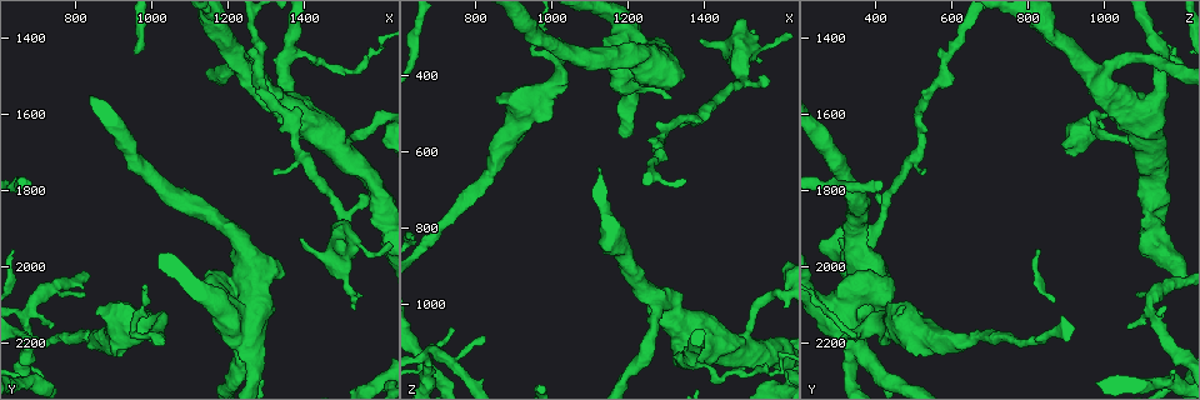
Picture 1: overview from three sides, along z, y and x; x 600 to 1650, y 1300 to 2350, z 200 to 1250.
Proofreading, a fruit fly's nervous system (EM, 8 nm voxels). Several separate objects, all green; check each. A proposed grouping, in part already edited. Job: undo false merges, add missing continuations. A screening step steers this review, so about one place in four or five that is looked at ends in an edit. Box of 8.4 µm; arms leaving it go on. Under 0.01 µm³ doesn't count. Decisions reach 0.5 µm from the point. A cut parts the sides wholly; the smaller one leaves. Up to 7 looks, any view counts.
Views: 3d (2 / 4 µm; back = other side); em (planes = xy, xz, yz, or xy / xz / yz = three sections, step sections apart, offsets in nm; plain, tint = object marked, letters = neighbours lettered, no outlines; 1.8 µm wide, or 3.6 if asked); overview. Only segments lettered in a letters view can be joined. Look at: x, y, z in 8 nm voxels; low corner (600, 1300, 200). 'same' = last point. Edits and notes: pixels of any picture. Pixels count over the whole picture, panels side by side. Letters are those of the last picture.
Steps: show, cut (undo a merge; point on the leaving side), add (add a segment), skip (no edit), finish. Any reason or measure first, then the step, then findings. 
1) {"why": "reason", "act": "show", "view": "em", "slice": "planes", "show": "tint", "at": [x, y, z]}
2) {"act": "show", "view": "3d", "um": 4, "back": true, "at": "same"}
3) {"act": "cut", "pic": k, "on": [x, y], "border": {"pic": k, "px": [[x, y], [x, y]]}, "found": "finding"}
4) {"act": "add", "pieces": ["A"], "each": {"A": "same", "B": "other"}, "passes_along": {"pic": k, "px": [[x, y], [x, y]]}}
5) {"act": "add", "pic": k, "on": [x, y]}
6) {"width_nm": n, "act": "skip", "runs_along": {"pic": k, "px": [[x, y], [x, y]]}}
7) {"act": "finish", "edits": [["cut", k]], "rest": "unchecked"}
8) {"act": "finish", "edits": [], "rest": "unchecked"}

{"why": "thin end", "act": "show", "view": "3d", "um": 4, "at": [825, 2080, 1080]}

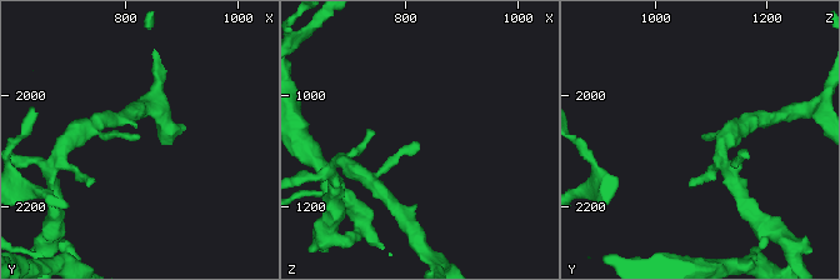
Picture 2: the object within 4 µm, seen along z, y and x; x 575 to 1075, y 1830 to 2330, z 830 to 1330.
{"why": "now the EM", "act": "show", "view": "em", "um": 3.6, "slice": "planes", "show": "letters", "at": [825, 2075, 1090]}

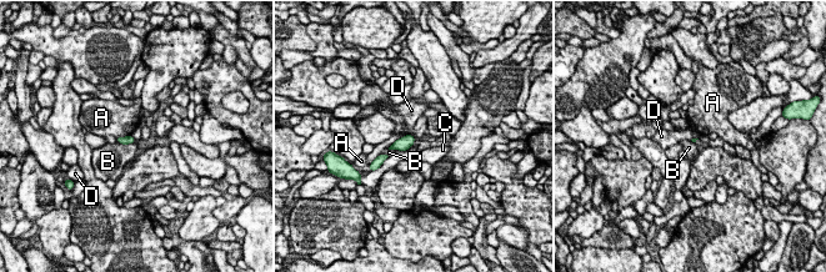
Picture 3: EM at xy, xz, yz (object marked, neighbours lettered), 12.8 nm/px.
{"longest_contact_nm": ["B", 220], "act": "skip", "each": {"A": "other", "B": "other", "C": "other", "D": "other"}, "border": {"pic": 3, "px": [[410, 134], [415, 139]]}, "found": "no lettered segment goes on from it"}

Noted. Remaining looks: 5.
{"why": "branch stops here", "act": "show", "view": "em", "slice": "yz", "step": 16, "show": "letters", "at": [1015, 2210, 310]}

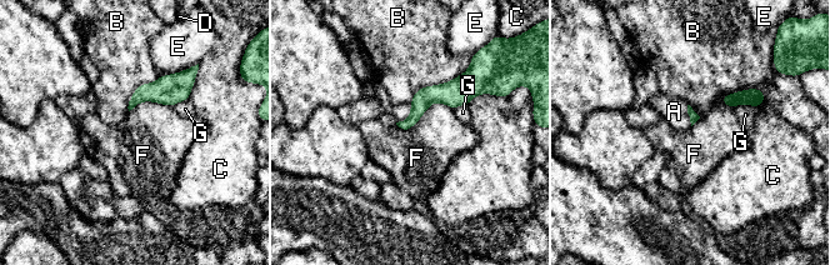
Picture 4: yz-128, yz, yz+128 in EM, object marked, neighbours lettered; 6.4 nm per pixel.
{"act": "add", "pieces": ["A"], "each": {"A": "same", "B": "other", "C": "other", "D": "other", "E": "other", "F": "other", "G": "other"}, "passes_along": {"pic": 4, "px": [[694, 116], [689, 115], [674, 111]]}, "found": "it goes on there"}

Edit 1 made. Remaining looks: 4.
{"act": "show", "view": "overview"}

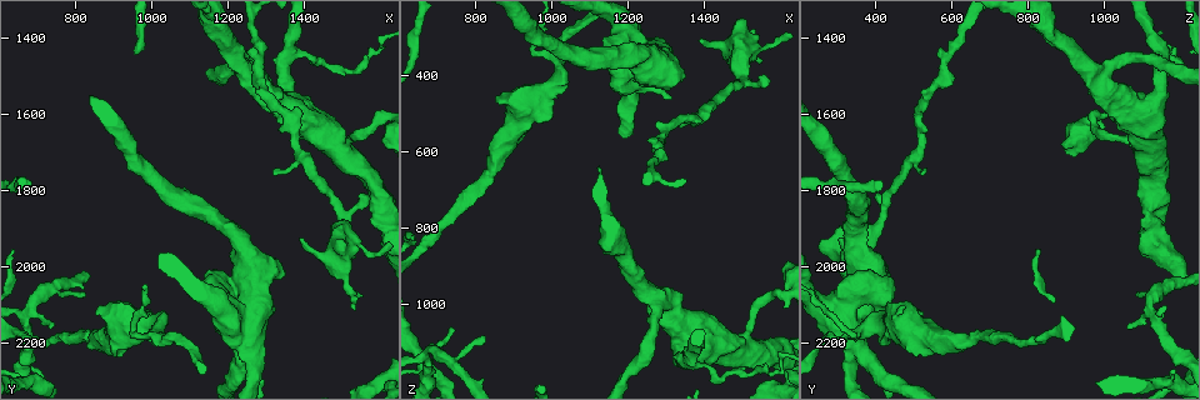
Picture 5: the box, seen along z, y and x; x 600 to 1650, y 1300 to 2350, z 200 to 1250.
{"why": "small branch off a trunk", "act": "show", "view": "3d", "um": 4, "at": [1255, 2170, 330]}

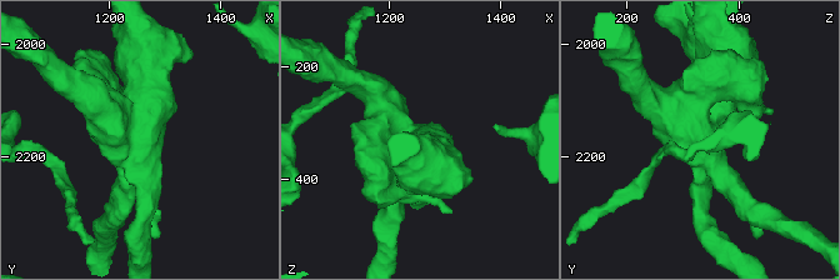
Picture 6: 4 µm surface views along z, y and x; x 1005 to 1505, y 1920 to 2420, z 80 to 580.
{"arms": 4, "act": "show", "view": "em", "um": 3.6, "slice": "yz", "step": 4, "show": "letters", "at": [1250, 2170, 340]}

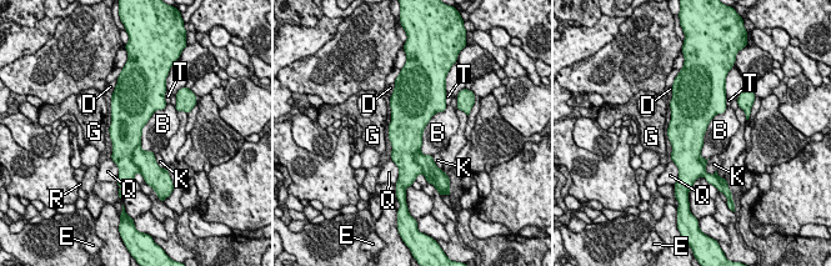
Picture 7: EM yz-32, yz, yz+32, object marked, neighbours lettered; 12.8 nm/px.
{"act": "cut", "pic": 7, "on": [123, 145], "each": {"B": "other", "D": "other", "E": "other", "G": "other", "K": "other", "Q": "other", "R": "other", "T": "other"}, "found": "two neurons meet here"}

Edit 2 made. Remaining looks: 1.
{"act": "finish", "edits": [["add", 4], ["cut", 7]], "rest": "unchecked"}

